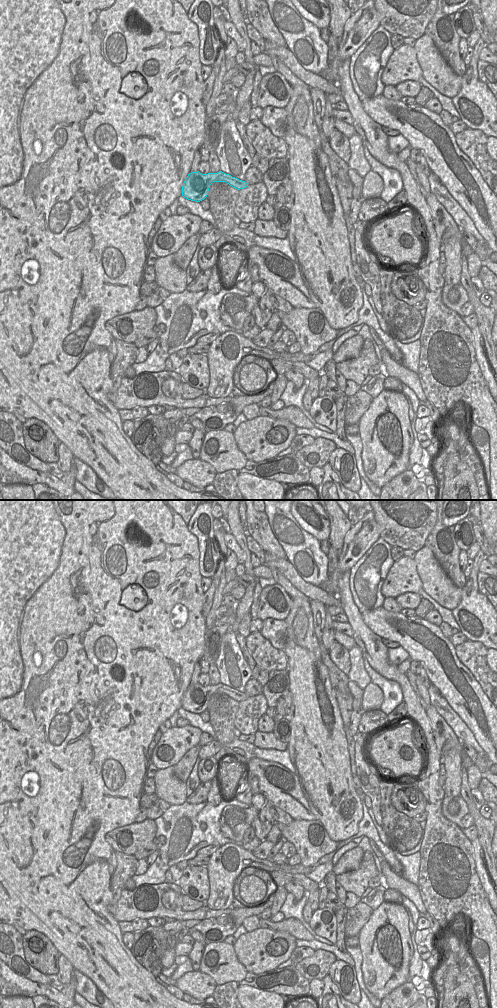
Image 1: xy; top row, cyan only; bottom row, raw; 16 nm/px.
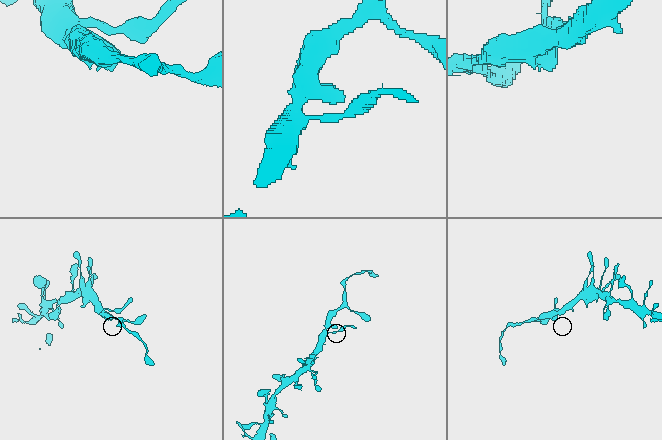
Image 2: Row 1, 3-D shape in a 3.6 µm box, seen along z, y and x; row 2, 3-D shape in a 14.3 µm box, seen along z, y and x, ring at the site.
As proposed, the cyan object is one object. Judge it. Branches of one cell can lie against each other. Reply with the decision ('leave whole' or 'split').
leave whole

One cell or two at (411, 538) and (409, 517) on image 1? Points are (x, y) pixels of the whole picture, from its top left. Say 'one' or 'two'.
one

